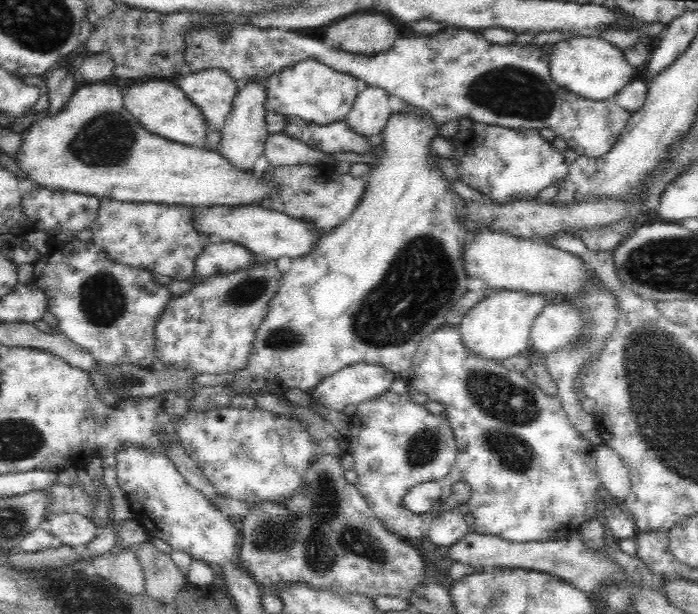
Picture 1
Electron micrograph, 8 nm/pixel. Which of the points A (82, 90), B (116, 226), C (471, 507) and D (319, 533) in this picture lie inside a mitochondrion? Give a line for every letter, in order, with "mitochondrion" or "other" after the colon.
A: other
B: other
C: other
D: mitochondrion

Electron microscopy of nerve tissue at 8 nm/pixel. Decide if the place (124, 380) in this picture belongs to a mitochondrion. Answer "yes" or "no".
yes

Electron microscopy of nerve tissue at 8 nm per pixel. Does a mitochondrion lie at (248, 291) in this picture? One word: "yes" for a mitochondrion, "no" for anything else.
yes

